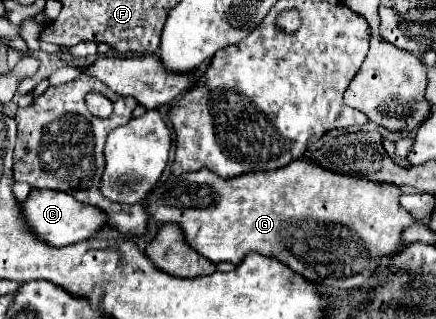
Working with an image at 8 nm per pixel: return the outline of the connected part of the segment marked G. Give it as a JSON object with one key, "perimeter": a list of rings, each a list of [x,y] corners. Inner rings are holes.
{"perimeter":[[[298,159],[298,161],[292,161],[286,167],[276,169],[276,171],[244,173],[244,175],[238,175],[238,177],[232,177],[232,179],[222,179],[222,177],[214,175],[212,171],[208,171],[208,169],[200,169],[196,173],[186,173],[186,175],[180,175],[180,177],[172,175],[172,177],[166,179],[164,185],[162,183],[156,185],[156,189],[150,193],[150,197],[146,201],[146,213],[148,213],[150,219],[156,221],[158,227],[162,227],[164,223],[176,223],[176,225],[180,225],[182,231],[184,231],[186,243],[190,247],[194,247],[200,255],[208,257],[214,263],[230,261],[230,263],[238,265],[238,263],[244,261],[244,257],[248,253],[256,251],[260,255],[278,259],[280,263],[284,263],[286,267],[290,267],[292,271],[296,271],[298,275],[302,275],[304,279],[320,283],[326,289],[354,289],[354,287],[366,287],[368,285],[368,281],[374,277],[374,271],[380,265],[380,259],[384,255],[394,255],[394,253],[400,251],[400,247],[402,247],[402,231],[414,223],[414,217],[400,205],[400,195],[402,195],[402,189],[398,185],[394,185],[394,183],[374,183],[374,181],[366,181],[366,179],[360,179],[360,177],[332,173],[332,171],[326,171],[326,169],[318,167],[318,165],[314,165],[314,163]]]}

